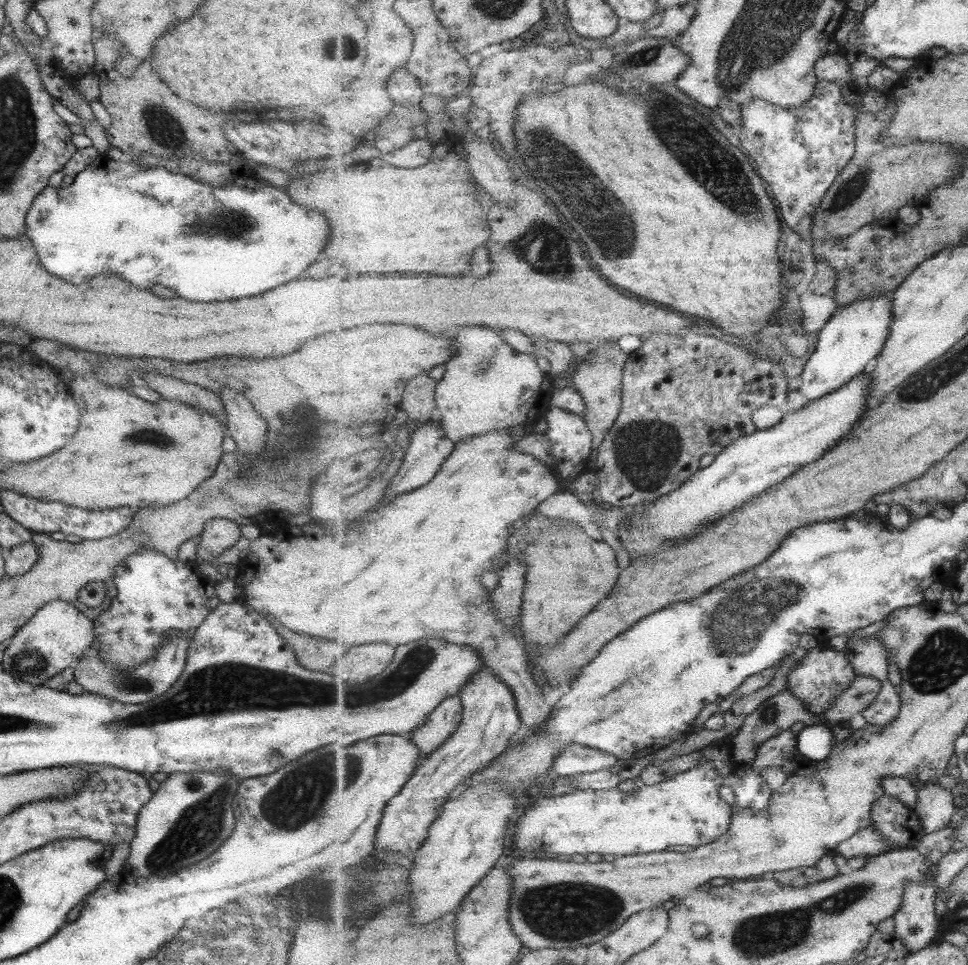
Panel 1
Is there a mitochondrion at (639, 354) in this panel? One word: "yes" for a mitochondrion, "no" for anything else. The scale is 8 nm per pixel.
no

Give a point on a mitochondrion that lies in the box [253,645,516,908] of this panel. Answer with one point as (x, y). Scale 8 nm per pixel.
(290, 803)

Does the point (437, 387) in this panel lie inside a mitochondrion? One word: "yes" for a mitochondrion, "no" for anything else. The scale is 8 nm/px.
no

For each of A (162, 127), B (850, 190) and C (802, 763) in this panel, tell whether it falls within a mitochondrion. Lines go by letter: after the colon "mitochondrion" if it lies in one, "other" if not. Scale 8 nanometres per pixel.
A: mitochondrion
B: mitochondrion
C: other

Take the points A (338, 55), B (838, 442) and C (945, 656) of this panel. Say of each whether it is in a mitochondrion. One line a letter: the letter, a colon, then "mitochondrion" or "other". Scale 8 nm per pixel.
A: mitochondrion
B: other
C: mitochondrion

